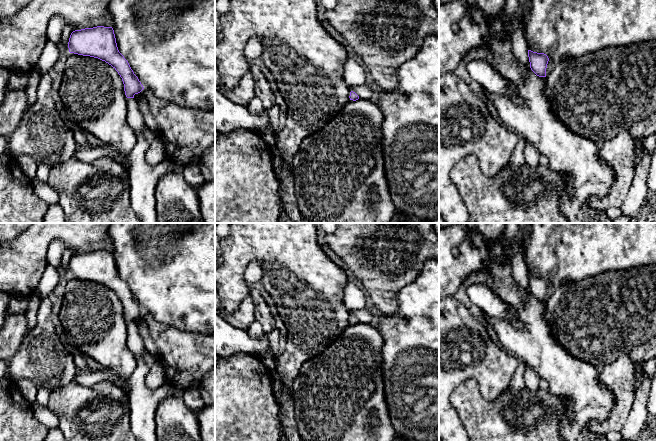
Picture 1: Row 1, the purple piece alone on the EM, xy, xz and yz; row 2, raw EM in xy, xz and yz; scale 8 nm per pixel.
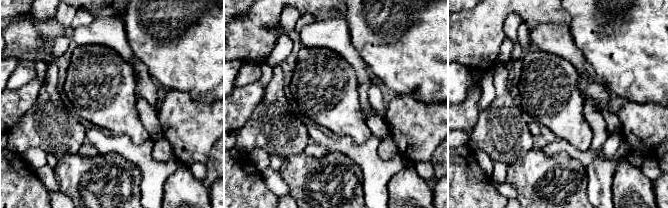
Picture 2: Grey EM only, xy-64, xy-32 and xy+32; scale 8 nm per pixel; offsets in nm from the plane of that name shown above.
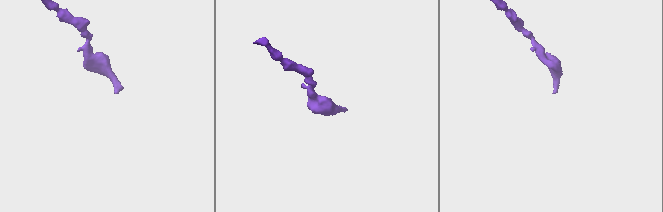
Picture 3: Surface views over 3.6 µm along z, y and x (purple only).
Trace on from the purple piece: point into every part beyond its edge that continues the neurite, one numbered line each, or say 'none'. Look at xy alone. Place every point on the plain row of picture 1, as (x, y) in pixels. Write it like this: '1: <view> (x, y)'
1: xy (143, 402)

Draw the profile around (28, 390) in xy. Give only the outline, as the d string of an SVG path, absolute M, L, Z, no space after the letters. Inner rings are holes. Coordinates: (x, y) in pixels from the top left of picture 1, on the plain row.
M28 379L17 380L17 386L24 397L24 399L32 404L36 400L36 394L38 389L35 385Z

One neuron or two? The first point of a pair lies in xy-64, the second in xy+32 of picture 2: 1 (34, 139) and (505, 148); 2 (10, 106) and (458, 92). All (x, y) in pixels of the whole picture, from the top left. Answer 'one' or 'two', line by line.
1: one
2: two

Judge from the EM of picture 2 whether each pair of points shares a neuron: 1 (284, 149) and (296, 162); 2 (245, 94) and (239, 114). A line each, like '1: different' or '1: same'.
1: different
2: same

